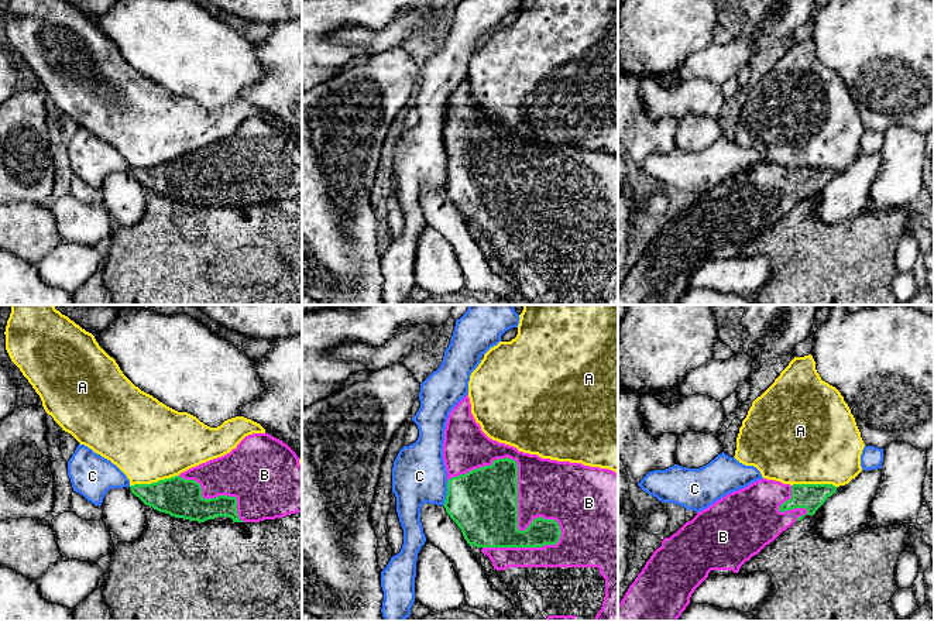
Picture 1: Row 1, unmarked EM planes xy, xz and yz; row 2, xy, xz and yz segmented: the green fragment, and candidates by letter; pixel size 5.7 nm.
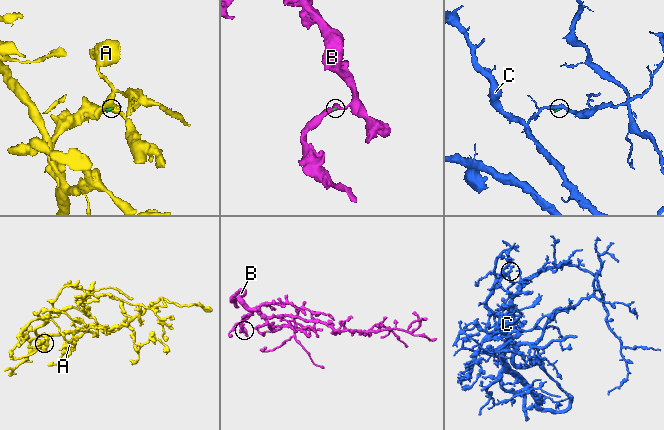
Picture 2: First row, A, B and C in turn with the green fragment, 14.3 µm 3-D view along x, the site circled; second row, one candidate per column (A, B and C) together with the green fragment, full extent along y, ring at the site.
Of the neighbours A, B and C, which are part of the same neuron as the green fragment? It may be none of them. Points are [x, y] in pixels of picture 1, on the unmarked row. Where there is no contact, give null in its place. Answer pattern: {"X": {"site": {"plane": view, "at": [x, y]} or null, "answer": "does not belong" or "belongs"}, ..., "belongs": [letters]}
{"A": {"site": {"plane": "xy", "at": [154, 167]}, "answer": "does not belong"}, "B": {"site": {"plane": "xz", "at": [517, 174]}, "answer": "belongs"}, "C": {"site": {"plane": "xz", "at": [447, 178]}, "answer": "does not belong"}, "belongs": ["B"]}

